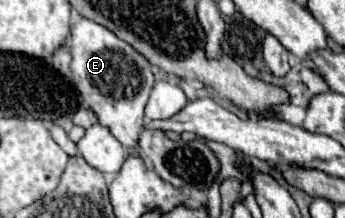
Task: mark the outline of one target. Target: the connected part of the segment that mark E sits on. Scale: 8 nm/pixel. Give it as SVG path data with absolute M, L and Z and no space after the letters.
M82 18L72 26L72 82L80 92L86 106L94 110L98 122L106 126L130 152L138 152L134 144L138 142L140 132L144 130L144 106L150 88L154 86L152 66L148 60L142 60L130 44L118 40L110 30L94 24L92 20Z

